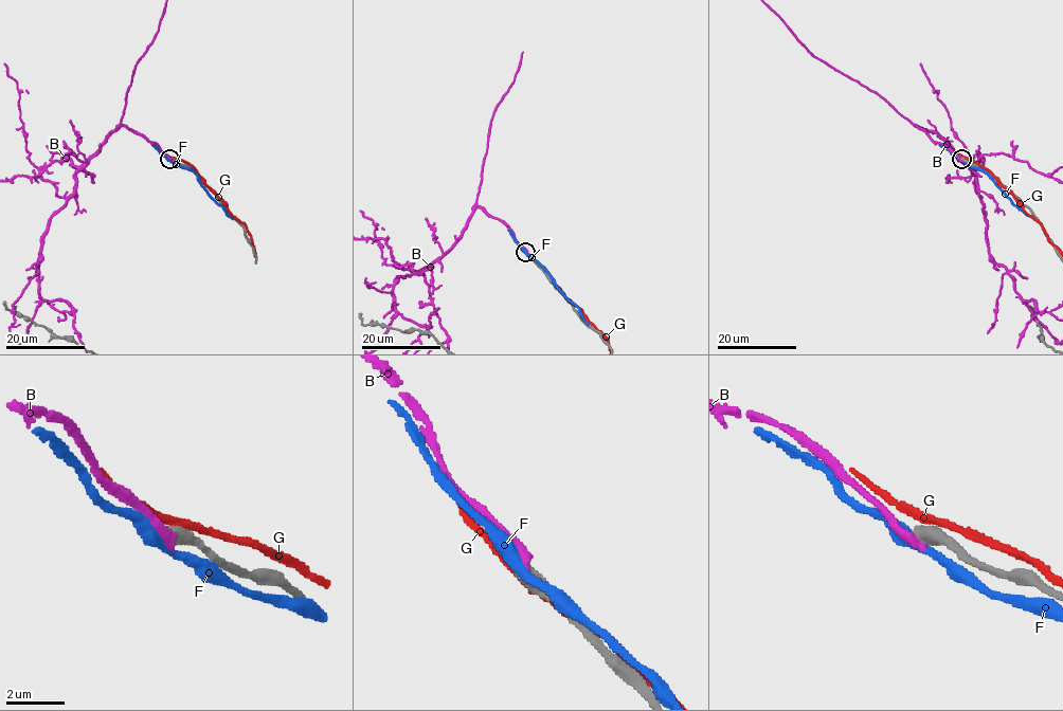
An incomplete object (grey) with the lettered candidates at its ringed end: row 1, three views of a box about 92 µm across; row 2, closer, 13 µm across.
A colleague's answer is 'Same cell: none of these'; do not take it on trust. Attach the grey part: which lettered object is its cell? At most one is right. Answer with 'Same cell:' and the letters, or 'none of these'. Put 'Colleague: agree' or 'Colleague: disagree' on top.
Colleague: agree
Same cell: none of these

